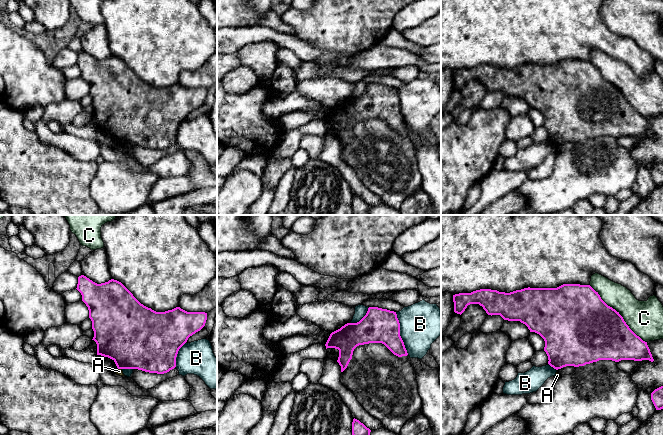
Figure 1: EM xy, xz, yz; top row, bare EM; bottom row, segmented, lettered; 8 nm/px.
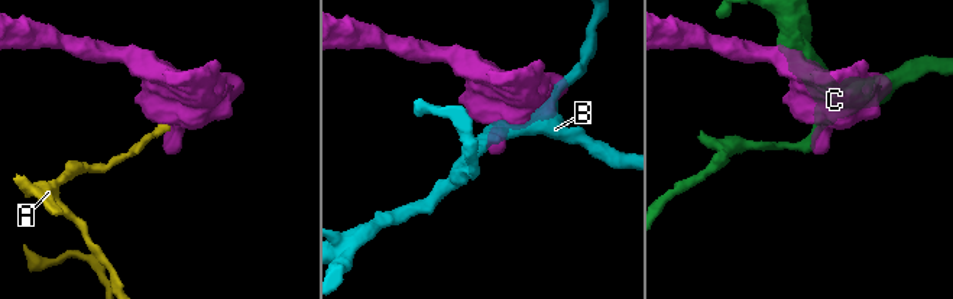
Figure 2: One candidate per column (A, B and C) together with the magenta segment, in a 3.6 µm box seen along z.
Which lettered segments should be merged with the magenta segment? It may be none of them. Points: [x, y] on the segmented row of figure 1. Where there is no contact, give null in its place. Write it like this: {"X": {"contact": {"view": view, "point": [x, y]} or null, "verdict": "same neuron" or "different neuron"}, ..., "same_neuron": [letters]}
{"A": {"contact": {"view": "xy", "point": [120, 368]}, "verdict": "different neuron"}, "B": {"contact": {"view": "xz", "point": [399, 333]}, "verdict": "different neuron"}, "C": {"contact": {"view": "yz", "point": [619, 314]}, "verdict": "different neuron"}, "same_neuron": []}

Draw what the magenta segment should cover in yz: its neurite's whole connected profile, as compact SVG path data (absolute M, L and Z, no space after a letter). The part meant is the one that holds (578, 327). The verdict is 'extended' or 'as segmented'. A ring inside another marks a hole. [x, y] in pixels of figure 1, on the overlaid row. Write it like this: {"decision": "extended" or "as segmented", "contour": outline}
{"decision": "as segmented", "contour": "M563 284L557 288L524 288L510 293L491 289L480 289L471 293L453 295L454 312L462 314L468 305L479 304L488 315L500 315L504 320L520 321L530 332L539 334L545 341L544 351L548 364L558 370L566 366L584 366L599 360L654 361L647 342L637 336L626 324L623 317L608 306L590 285Z"}

